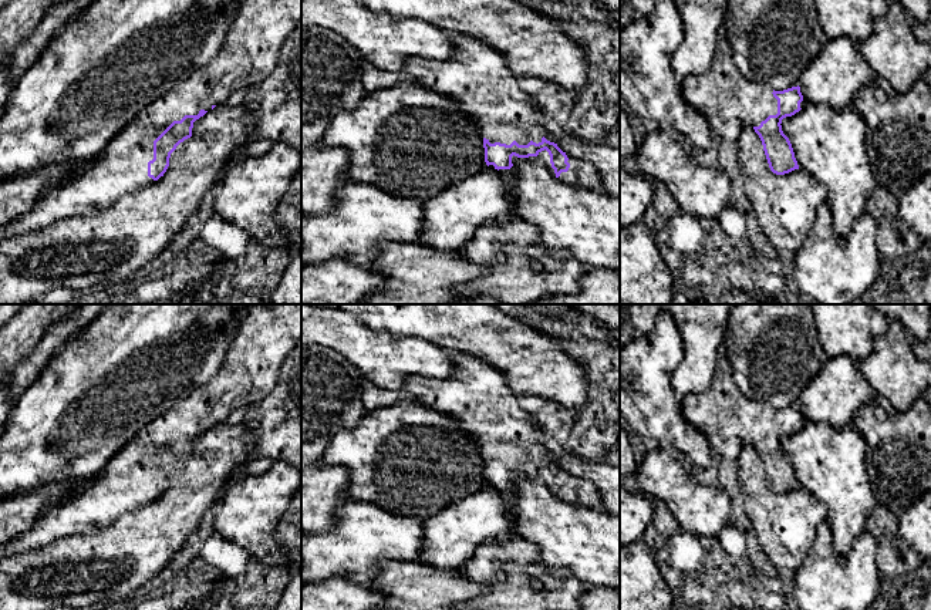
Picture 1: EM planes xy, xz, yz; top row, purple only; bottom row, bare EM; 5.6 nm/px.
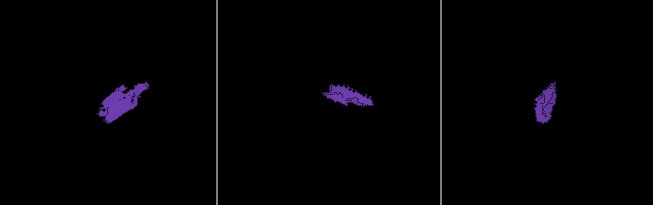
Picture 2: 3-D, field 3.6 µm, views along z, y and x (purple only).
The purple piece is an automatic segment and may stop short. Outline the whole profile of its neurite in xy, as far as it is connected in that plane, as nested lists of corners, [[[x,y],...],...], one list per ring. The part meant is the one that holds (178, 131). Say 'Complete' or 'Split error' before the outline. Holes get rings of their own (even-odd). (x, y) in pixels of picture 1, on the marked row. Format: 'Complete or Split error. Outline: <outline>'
Split error. Outline: [[[240,0],[216,55],[188,80],[142,109],[105,148],[60,188],[37,199],[31,210],[0,229],[0,240],[27,235],[65,218],[105,209],[121,196],[154,183],[166,172],[171,154],[192,137],[193,122],[222,105],[232,92],[262,82],[274,70],[280,48],[301,21],[301,0]]]

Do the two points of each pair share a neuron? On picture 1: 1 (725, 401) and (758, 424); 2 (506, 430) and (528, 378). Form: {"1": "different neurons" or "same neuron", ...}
{"1": "same neuron", "2": "different neurons"}

